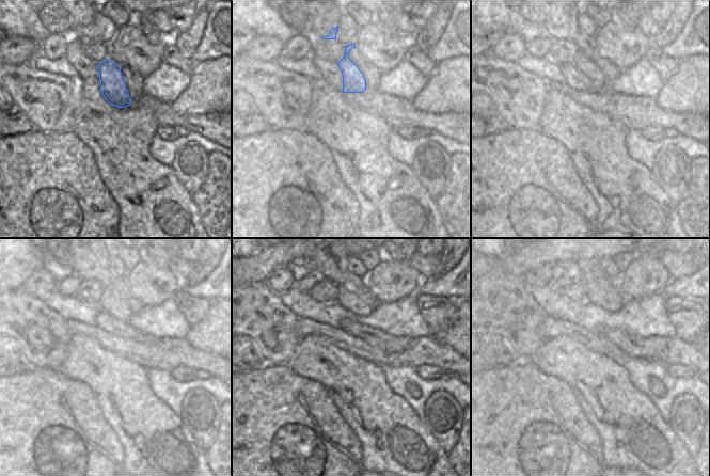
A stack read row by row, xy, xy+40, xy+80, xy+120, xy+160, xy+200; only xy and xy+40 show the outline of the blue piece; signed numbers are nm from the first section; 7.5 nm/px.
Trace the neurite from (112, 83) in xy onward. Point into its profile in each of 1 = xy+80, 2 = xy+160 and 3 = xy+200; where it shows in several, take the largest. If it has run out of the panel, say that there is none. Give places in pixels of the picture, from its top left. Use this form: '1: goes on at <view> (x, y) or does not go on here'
1: goes on at xy+80 (583, 63)
2: goes on at xy+160 (351, 287)
3: goes on at xy+200 (594, 290)

